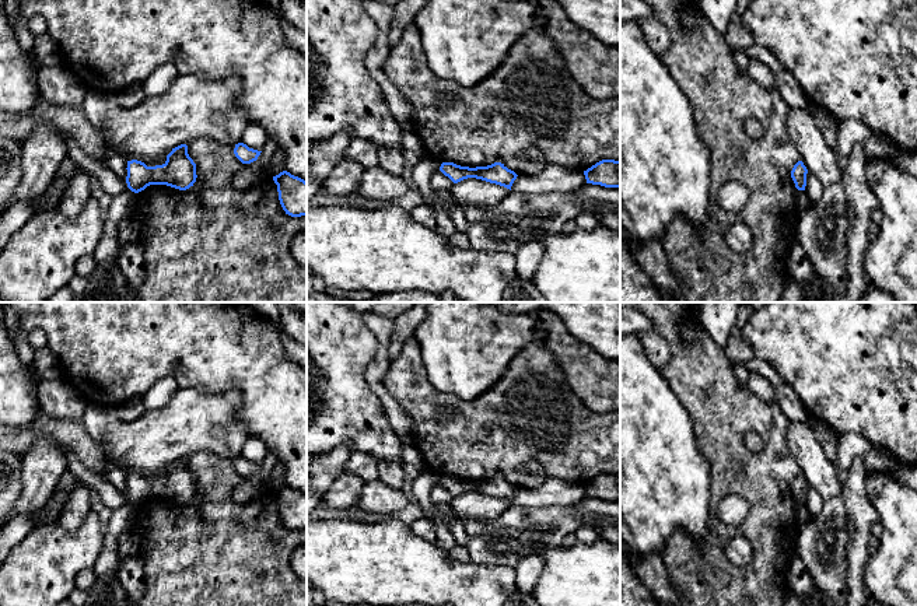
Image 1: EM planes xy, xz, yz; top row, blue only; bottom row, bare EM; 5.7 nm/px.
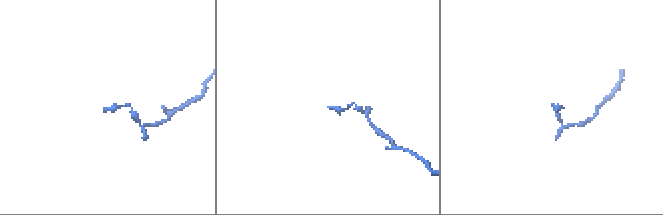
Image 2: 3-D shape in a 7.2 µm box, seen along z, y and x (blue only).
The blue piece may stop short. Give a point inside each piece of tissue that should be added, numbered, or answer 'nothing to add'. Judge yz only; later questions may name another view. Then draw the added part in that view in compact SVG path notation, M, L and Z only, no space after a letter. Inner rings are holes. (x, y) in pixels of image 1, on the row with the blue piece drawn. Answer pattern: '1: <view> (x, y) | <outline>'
nothing to add

